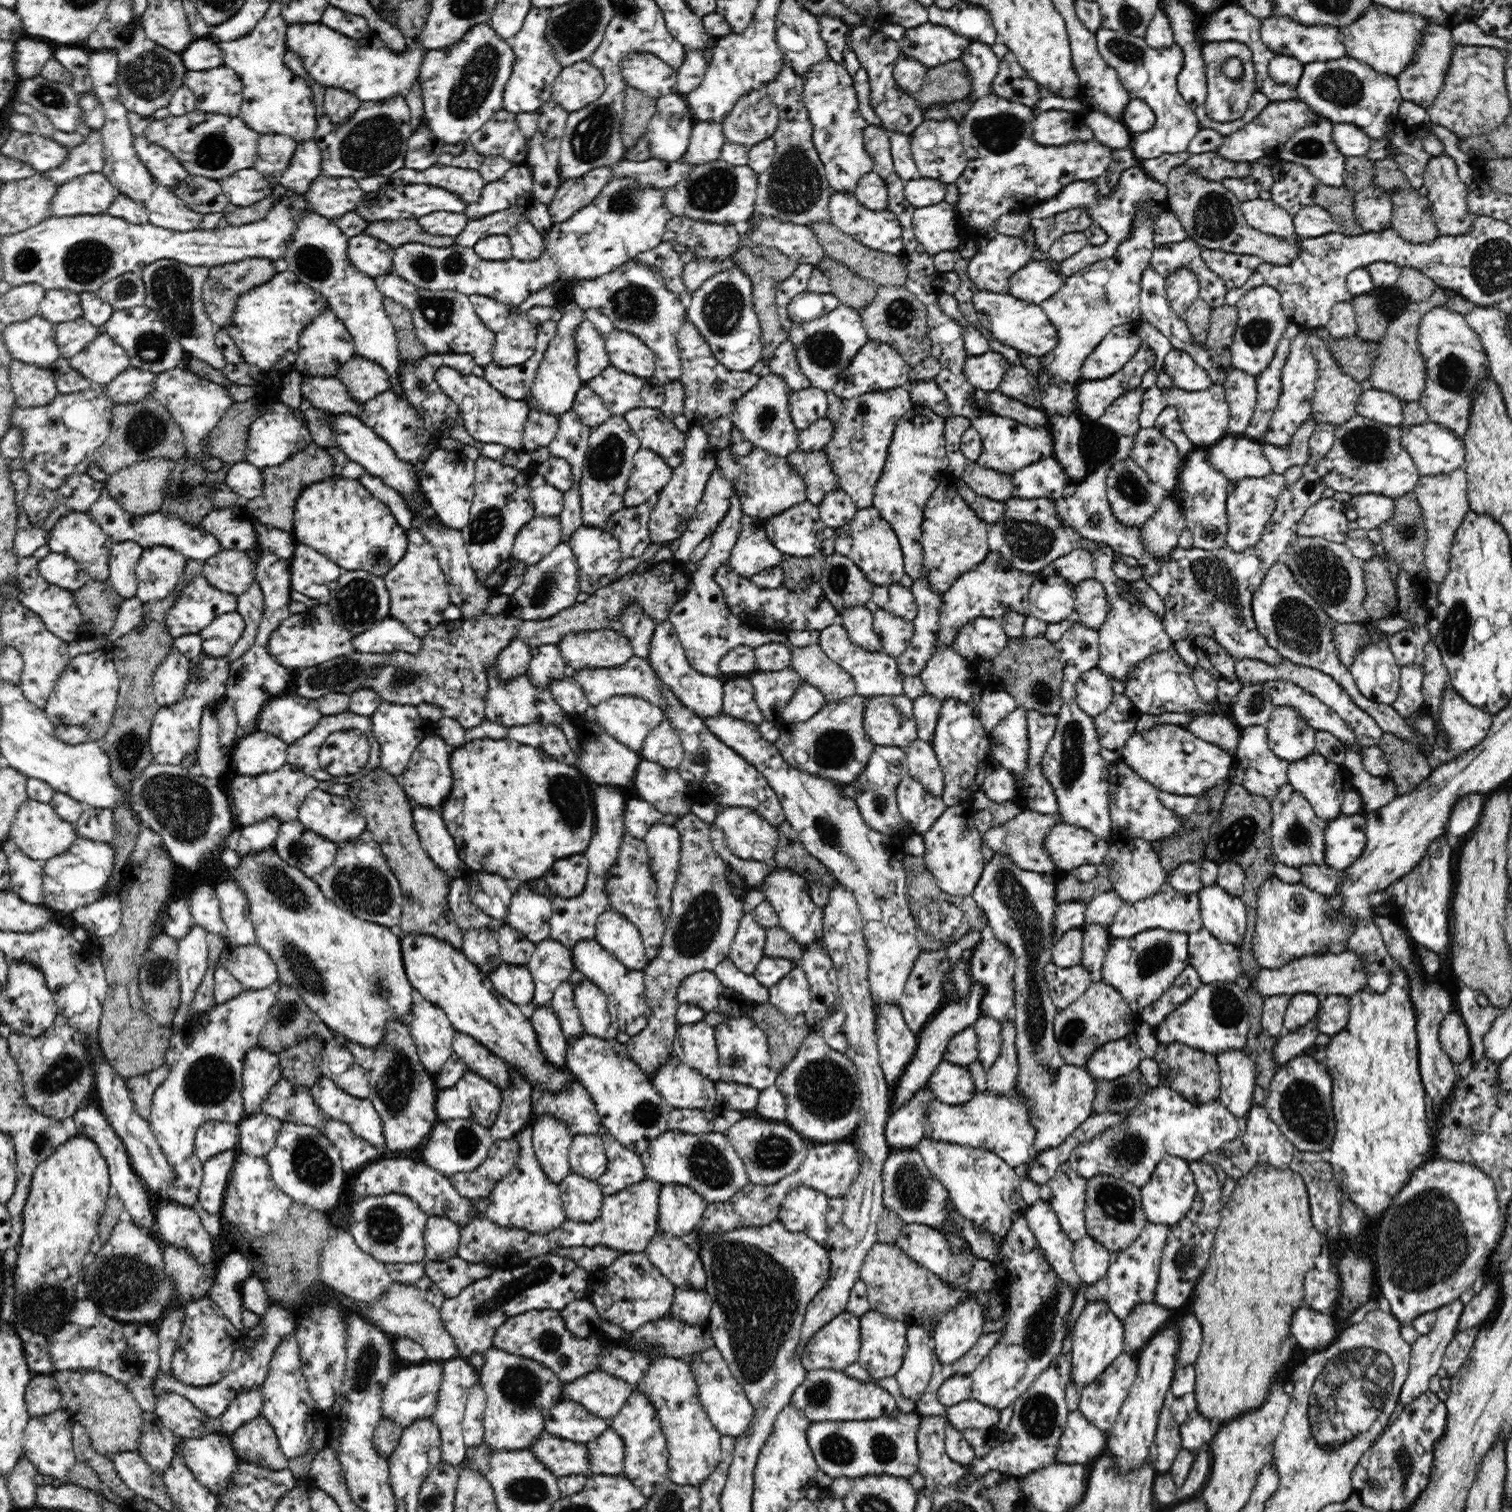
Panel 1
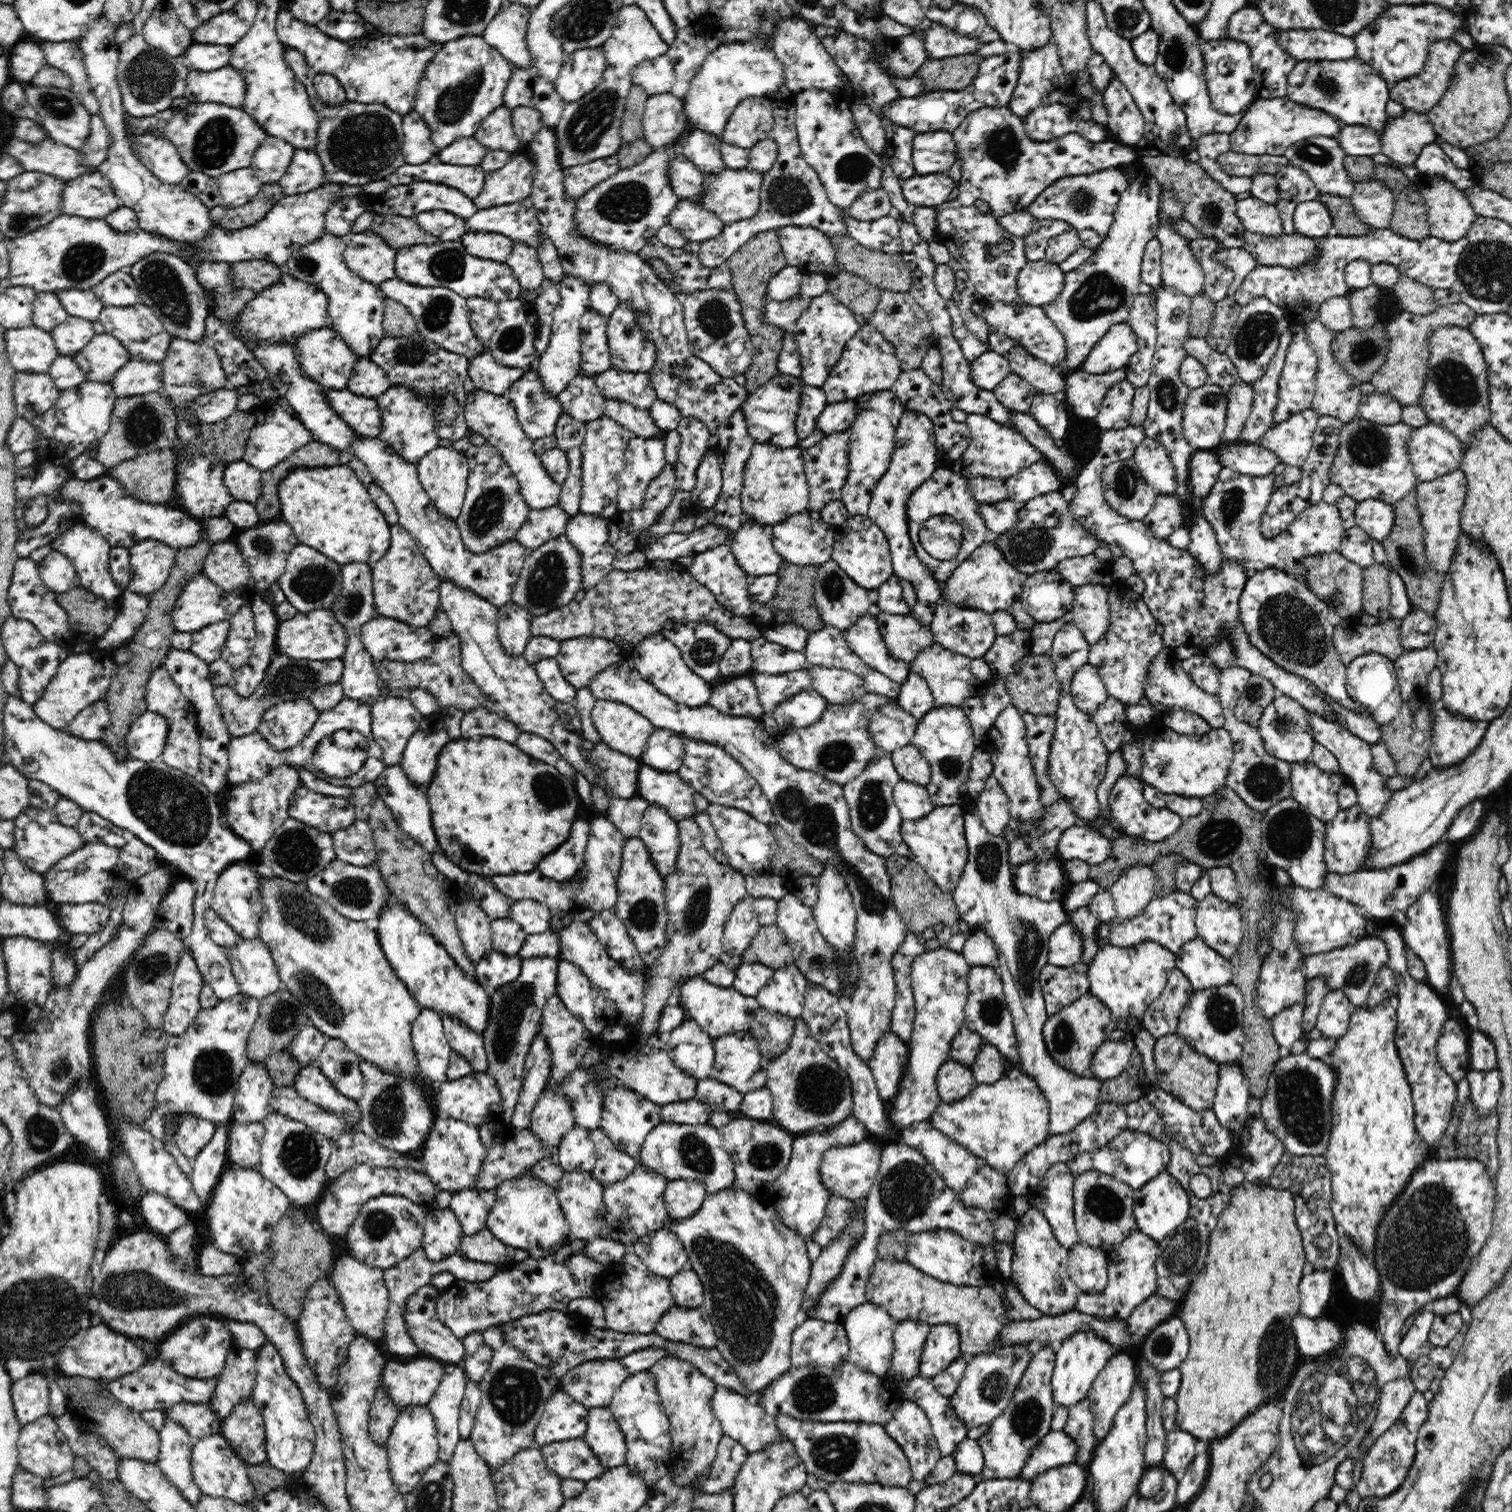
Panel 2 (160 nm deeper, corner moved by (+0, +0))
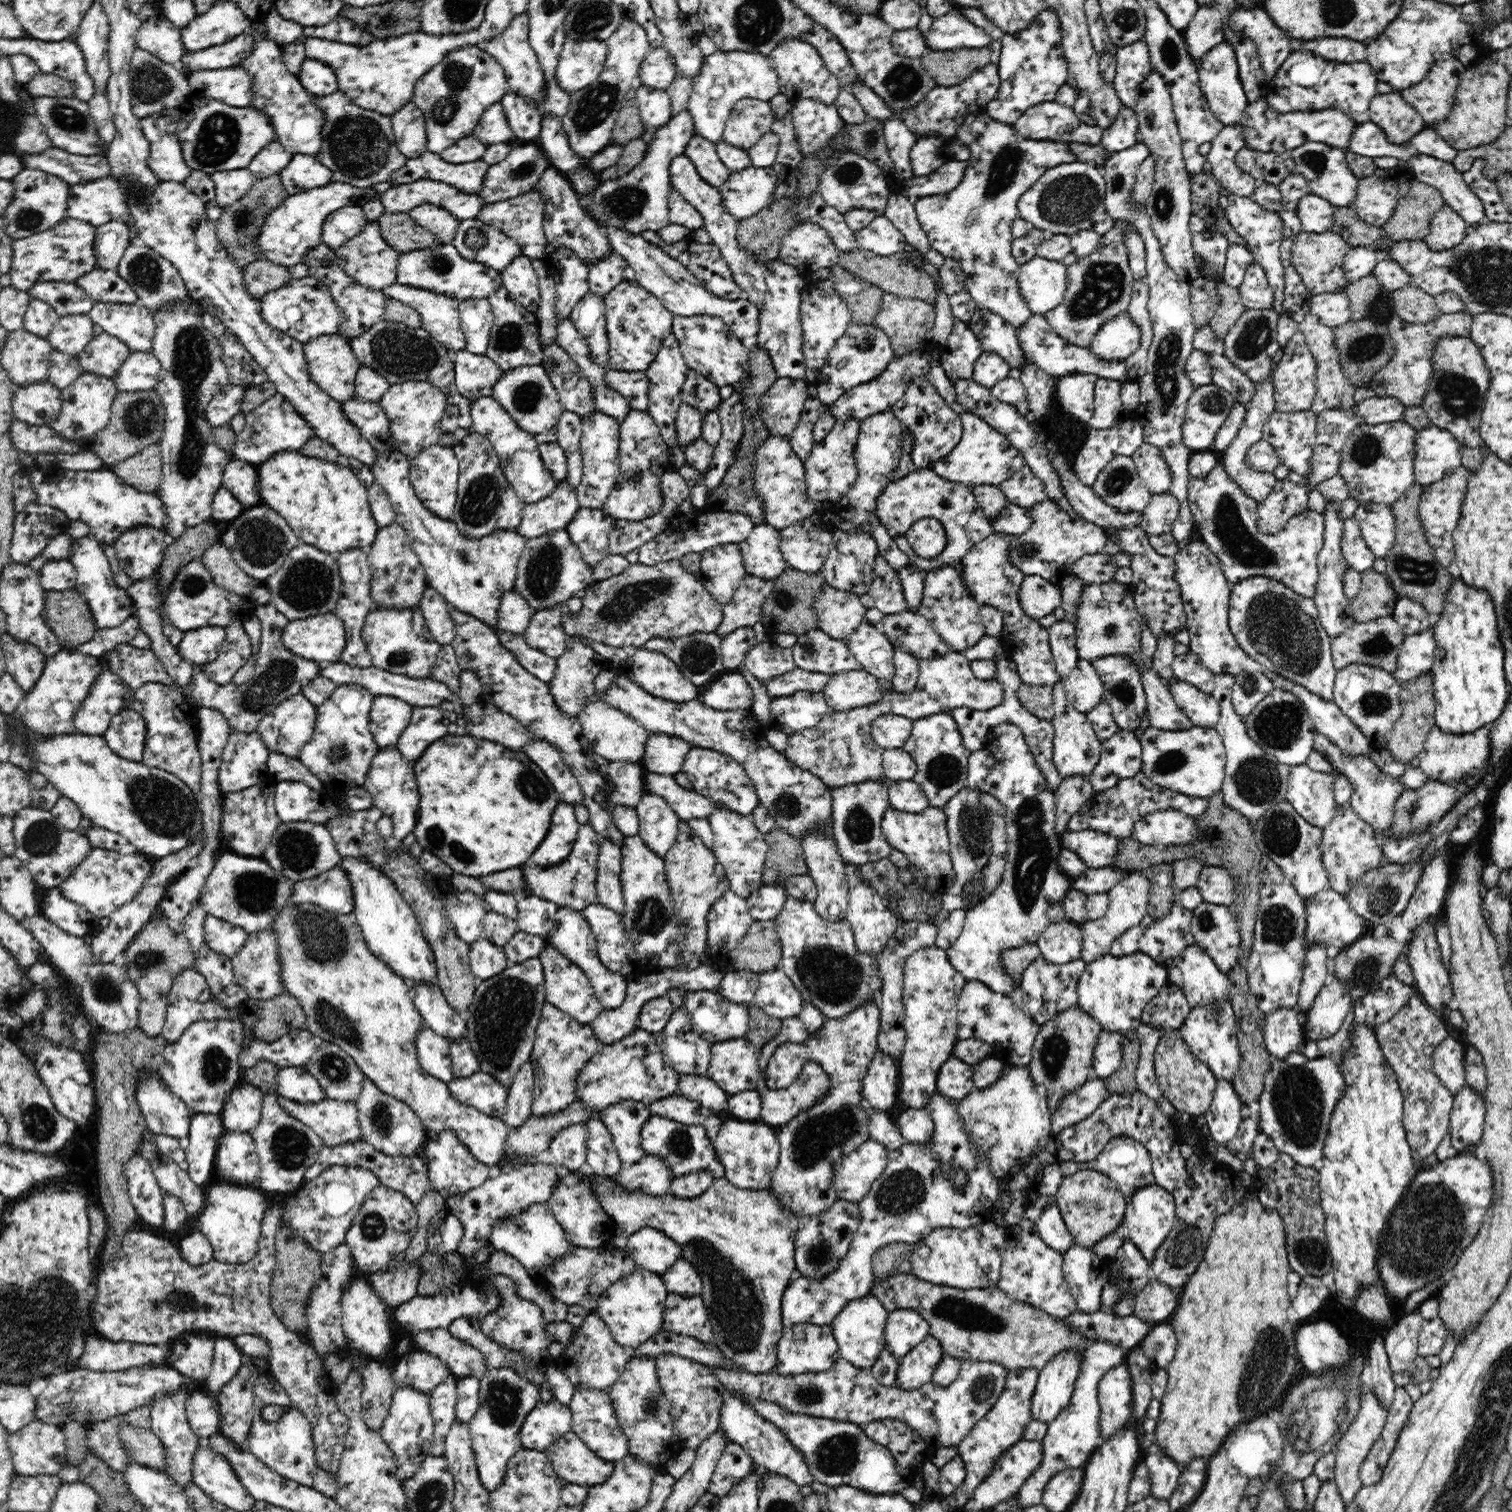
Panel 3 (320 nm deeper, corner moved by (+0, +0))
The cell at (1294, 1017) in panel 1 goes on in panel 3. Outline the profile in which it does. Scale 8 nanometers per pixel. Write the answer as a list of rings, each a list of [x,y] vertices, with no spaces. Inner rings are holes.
[[[1295,1008],[1265,1014],[1261,1034],[1266,1051],[1272,1058],[1285,1059],[1303,1044],[1305,1028],[1298,1021],[1298,1013],[1300,1011]]]

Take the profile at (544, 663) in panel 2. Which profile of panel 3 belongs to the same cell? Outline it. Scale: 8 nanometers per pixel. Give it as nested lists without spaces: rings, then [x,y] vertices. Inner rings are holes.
[[[388,450],[380,453],[371,471],[375,484],[386,491],[394,507],[395,523],[405,529],[412,548],[419,556],[419,561],[426,573],[427,584],[434,587],[454,609],[488,625],[498,637],[500,645],[514,653],[514,657],[518,659],[518,663],[524,670],[542,682],[548,683],[554,676],[556,659],[537,648],[528,646],[523,634],[512,634],[497,627],[500,598],[506,591],[514,588],[517,564],[527,538],[510,530],[496,530],[482,538],[463,536],[451,518],[445,520],[435,517],[422,505],[408,479],[409,459],[409,456],[402,454],[399,450]]]

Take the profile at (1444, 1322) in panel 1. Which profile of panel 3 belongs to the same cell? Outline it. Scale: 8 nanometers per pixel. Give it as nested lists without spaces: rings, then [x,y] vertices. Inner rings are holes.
[[[1369,1391],[1359,1401],[1355,1418],[1346,1426],[1346,1430],[1344,1430],[1338,1439],[1338,1451],[1335,1453],[1336,1458],[1334,1458],[1333,1483],[1338,1488],[1338,1493],[1340,1493],[1342,1501],[1344,1501],[1344,1508],[1352,1503],[1358,1490],[1363,1487],[1359,1477],[1360,1466],[1364,1462],[1364,1458],[1368,1456],[1372,1444],[1378,1440],[1380,1432],[1384,1428],[1384,1422],[1386,1422],[1386,1414],[1387,1410],[1382,1409],[1378,1405],[1378,1400]]]

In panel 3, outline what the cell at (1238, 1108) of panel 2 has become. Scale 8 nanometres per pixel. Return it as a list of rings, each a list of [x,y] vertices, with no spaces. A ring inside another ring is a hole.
[[[1217,1080],[1213,1101],[1204,1113],[1209,1136],[1218,1145],[1227,1146],[1240,1128],[1242,1103],[1234,1091],[1231,1081]]]

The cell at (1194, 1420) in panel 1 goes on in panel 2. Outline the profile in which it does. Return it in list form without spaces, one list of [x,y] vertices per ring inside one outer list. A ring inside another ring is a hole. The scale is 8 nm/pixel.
[[[1179,1429],[1166,1434],[1164,1454],[1159,1466],[1163,1471],[1168,1471],[1177,1483],[1182,1480],[1190,1462],[1195,1457],[1194,1446],[1196,1446],[1196,1439],[1186,1431]]]

